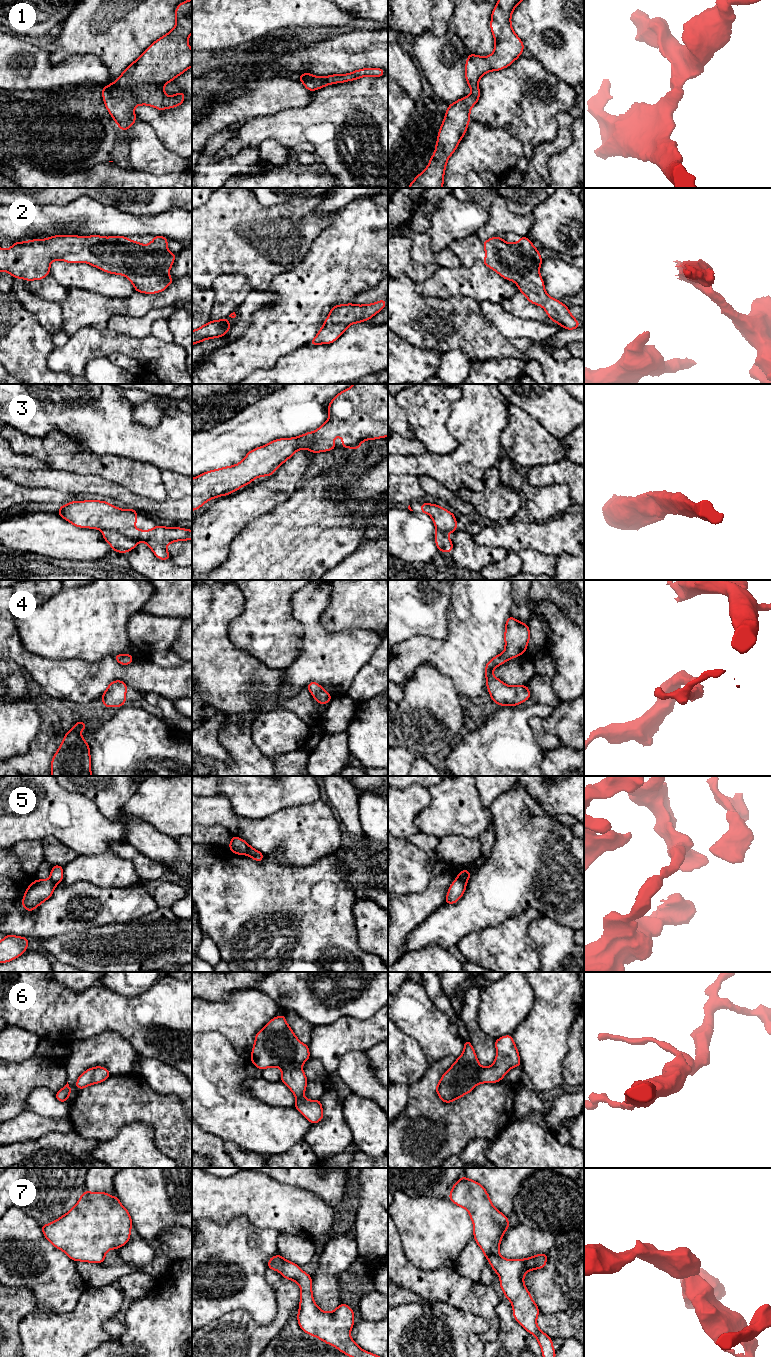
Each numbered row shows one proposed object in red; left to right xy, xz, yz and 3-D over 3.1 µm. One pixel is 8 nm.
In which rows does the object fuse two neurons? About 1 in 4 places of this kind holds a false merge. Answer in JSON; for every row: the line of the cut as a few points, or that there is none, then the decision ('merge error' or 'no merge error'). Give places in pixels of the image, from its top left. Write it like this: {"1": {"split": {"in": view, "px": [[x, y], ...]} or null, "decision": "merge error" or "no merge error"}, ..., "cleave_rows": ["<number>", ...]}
{"1": {"split": null, "decision": "no merge error"}, "2": {"split": null, "decision": "no merge error"}, "3": {"split": null, "decision": "no merge error"}, "4": {"split": null, "decision": "no merge error"}, "5": {"split": {"in": "yz", "px": [[457, 877], [466, 882]]}, "decision": "merge error"}, "6": {"split": null, "decision": "no merge error"}, "7": {"split": null, "decision": "no merge error"}, "cleave_rows": ["5"]}

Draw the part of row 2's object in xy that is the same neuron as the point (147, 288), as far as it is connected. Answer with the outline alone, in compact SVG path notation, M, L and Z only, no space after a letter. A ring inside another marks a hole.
M56 235L43 240L16 242L9 249L0 248L0 271L8 272L14 279L41 280L50 274L50 264L54 260L85 262L104 272L126 276L136 292L159 293L174 281L174 278L169 277L169 271L176 254L167 249L167 242L168 238L164 236L154 236L151 243L143 245L123 236Z

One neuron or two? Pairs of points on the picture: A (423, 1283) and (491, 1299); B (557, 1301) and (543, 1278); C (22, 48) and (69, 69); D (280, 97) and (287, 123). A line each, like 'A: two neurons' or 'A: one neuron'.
A: one neuron
B: one neuron
C: one neuron
D: two neurons

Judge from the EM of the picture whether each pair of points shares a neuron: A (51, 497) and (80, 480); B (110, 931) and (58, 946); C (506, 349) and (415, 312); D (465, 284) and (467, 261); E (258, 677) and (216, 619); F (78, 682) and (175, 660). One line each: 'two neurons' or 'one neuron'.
A: two neurons
B: one neuron
C: one neuron
D: two neurons
E: one neuron
F: two neurons

